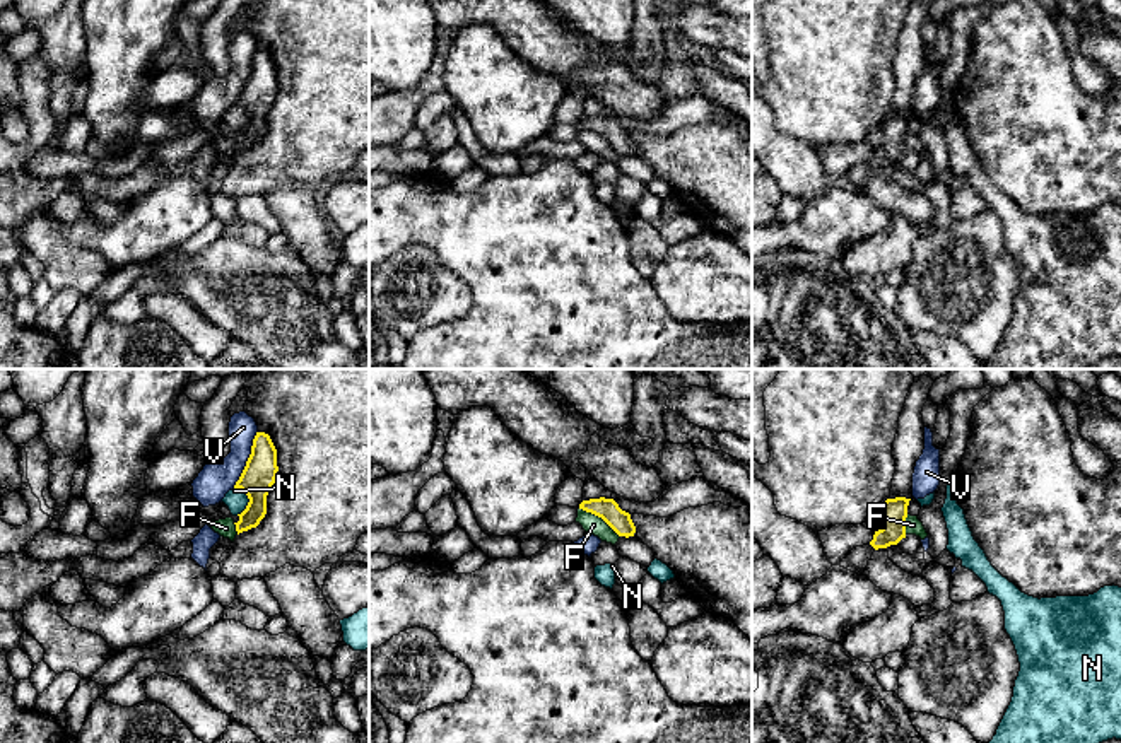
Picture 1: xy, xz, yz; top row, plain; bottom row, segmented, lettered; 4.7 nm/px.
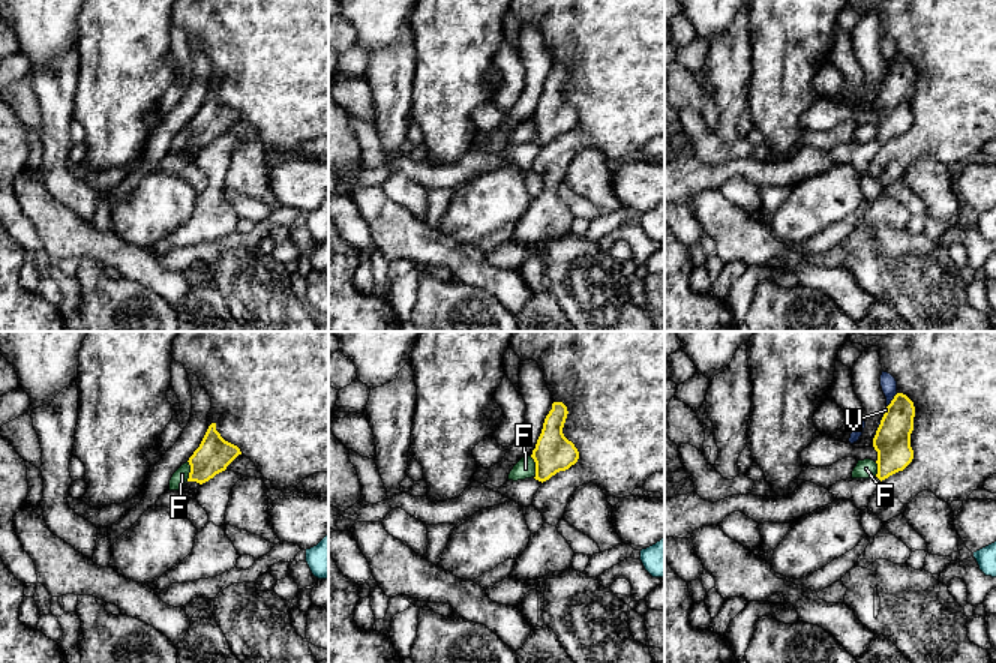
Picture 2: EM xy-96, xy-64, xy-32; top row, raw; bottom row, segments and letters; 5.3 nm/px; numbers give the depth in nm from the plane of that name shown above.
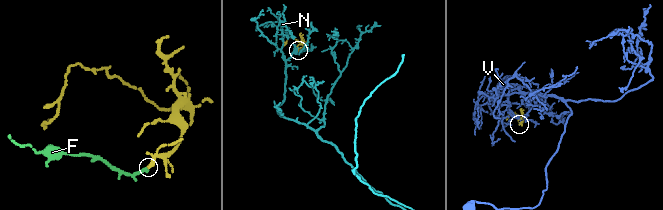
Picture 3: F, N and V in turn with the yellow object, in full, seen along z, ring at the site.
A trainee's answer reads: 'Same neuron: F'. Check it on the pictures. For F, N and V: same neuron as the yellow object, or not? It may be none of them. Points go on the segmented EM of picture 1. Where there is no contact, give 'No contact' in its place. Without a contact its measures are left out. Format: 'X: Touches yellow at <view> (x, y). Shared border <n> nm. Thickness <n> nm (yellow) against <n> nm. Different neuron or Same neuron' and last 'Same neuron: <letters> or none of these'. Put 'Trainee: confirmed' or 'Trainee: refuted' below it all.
F: Touches yellow at xz (598, 516). Shared border 240 nm. Thickness 100 nm (yellow) against 90 nm. Different neuron
N: Touches yellow at xy (248, 503). Shared border 140 nm. Thickness 160 nm (yellow) against 100 nm. Different neuron
V: Touches yellow at xy (248, 460). Shared border 300 nm. Thickness 160 nm (yellow) against 160 nm. Different neuron
Same neuron: none of these
Trainee: refuted

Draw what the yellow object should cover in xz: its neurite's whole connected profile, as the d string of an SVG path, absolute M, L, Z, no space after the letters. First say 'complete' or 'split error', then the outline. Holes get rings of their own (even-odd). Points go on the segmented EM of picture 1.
complete; M590 499L579 504L579 509L602 518L619 536L634 536L636 526L631 514L622 511L613 499Z

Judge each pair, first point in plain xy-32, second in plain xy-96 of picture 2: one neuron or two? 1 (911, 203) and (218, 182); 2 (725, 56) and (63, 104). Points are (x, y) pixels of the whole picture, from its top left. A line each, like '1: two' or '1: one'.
1: two
2: one

